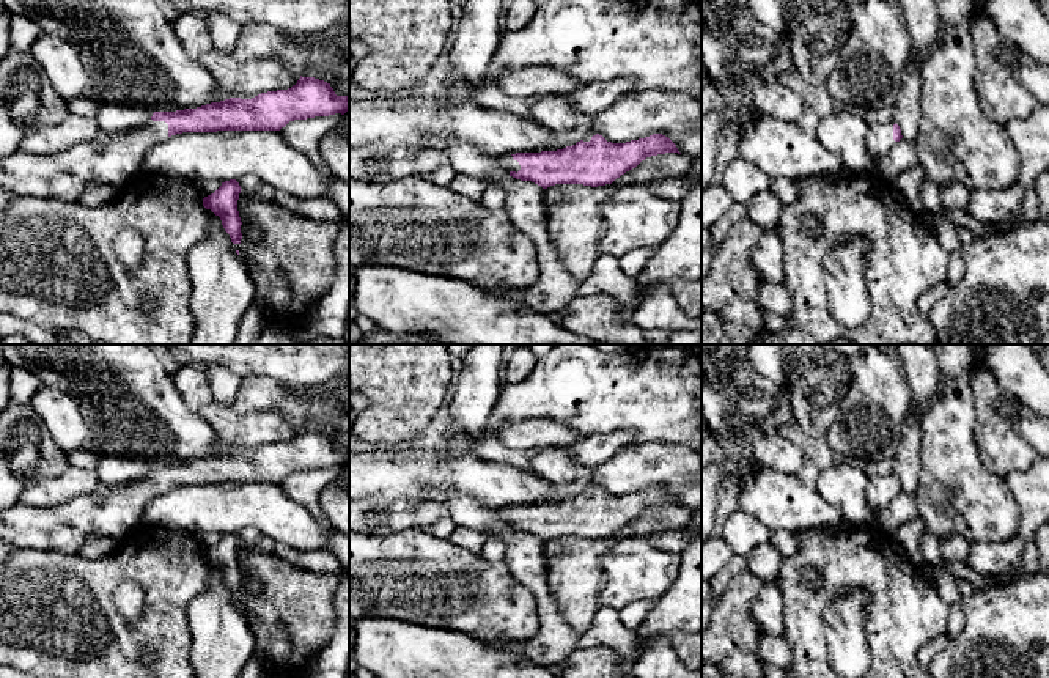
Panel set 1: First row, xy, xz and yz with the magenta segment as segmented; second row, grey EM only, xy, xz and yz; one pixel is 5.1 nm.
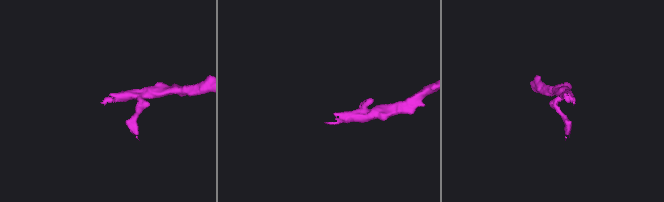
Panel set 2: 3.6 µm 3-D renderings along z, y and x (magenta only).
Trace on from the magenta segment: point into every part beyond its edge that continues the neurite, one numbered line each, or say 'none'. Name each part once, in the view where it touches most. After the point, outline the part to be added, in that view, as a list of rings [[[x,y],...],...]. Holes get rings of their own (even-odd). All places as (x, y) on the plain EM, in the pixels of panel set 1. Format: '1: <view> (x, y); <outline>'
1: xy (65, 527); [[[148,473],[145,478],[115,486],[104,499],[90,494],[77,496],[61,505],[35,508],[16,503],[0,510],[0,538],[11,547],[77,554],[80,546],[99,536],[118,541],[142,527],[142,511],[146,503],[168,489],[165,473]]]

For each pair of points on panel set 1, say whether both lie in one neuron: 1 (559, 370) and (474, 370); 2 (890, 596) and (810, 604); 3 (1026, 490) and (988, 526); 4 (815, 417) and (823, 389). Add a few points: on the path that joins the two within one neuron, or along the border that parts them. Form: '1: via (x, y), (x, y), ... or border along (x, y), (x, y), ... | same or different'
1: border along (504, 387), (488, 422) | different
2: via (870, 579), (840, 579), (831, 589) | same
3: border along (1002, 477), (1019, 512), (1019, 526), (1013, 537) | different
4: via (815, 411), (817, 395) | same

